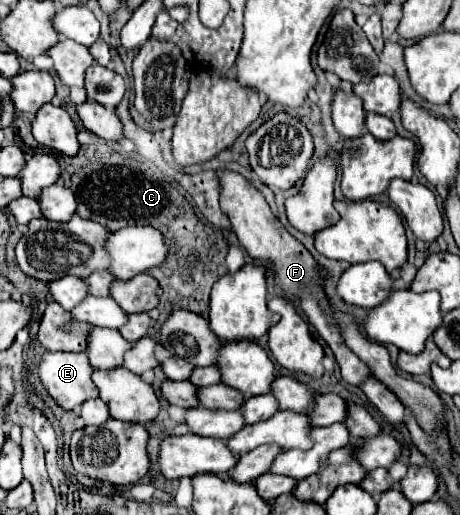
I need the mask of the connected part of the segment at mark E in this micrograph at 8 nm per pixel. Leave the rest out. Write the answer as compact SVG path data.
M45 351L37 371L45 391L65 411L71 411L83 401L97 397L97 387L91 381L93 367L85 359L85 353Z

